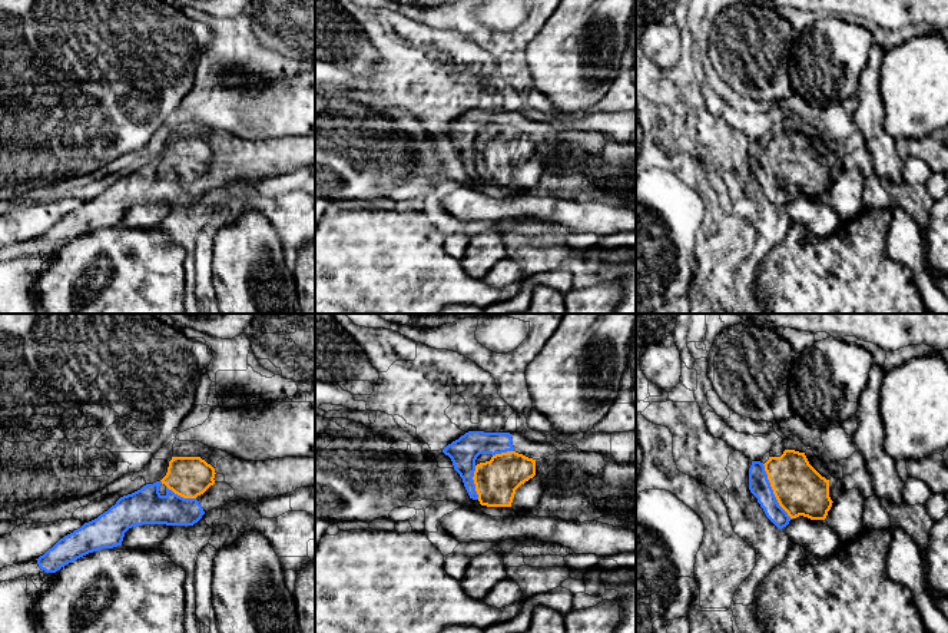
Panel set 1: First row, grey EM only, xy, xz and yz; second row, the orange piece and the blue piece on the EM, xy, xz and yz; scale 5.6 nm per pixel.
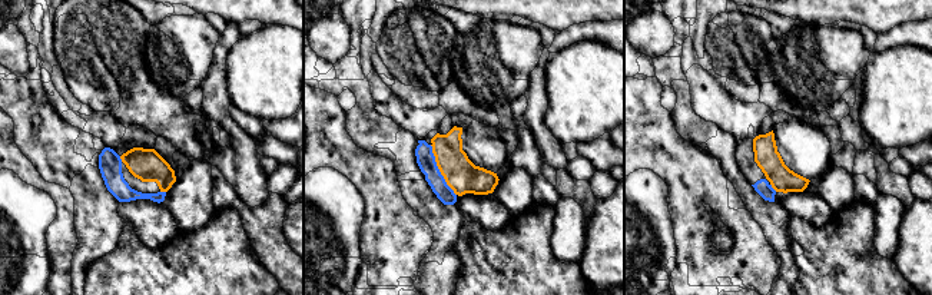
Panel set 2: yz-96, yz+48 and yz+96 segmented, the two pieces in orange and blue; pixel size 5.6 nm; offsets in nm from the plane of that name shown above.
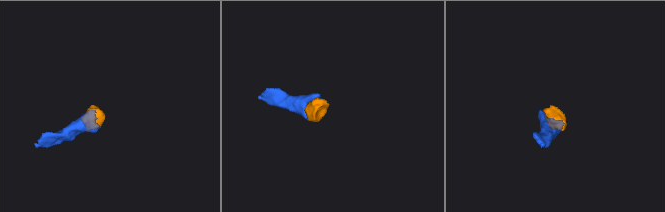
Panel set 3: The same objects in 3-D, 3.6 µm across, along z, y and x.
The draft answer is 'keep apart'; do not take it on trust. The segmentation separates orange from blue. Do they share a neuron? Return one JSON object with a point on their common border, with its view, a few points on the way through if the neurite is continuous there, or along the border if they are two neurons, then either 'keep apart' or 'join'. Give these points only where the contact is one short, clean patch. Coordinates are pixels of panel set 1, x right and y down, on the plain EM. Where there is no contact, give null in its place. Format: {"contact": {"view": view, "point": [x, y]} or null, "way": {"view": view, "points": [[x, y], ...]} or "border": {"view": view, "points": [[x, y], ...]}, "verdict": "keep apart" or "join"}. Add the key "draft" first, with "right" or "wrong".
{"draft": "wrong", "contact": {"view": "yz", "point": [774, 171]}, "way": {"view": "yz", "points": [[799, 168], [774, 171], [768, 165], [759, 165]]}, "verdict": "join"}

